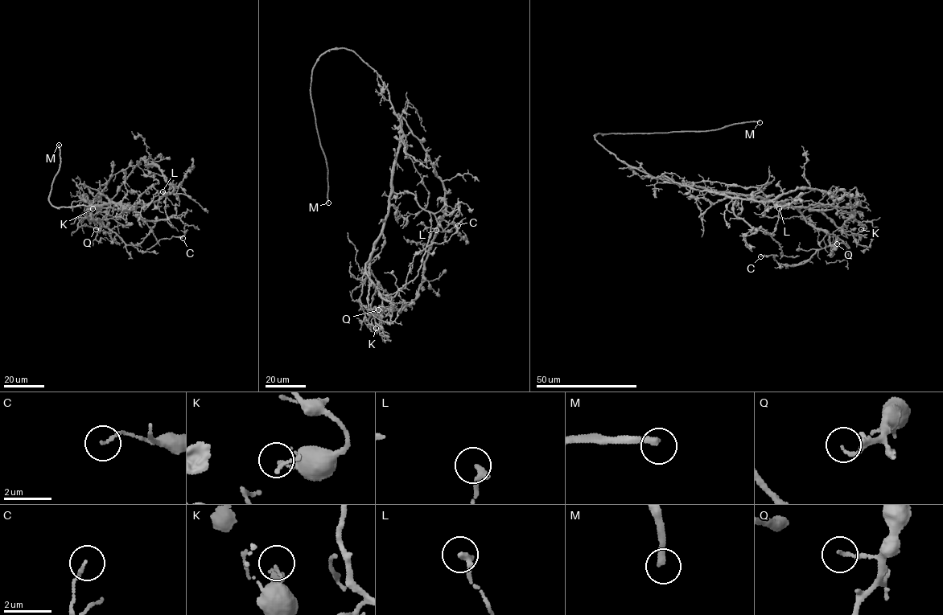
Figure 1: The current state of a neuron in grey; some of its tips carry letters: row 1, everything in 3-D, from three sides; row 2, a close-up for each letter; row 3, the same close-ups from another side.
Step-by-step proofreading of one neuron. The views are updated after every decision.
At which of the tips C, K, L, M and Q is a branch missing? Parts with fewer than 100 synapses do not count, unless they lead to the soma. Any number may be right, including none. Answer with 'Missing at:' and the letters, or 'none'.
Missing at: M

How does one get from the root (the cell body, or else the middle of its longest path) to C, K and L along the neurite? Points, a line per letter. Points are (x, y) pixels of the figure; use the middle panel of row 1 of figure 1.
C: (401, 125), (388, 216), (366, 264), (382, 298), (391, 300), (413, 279), (426, 247), (446, 241), (458, 225)
K: (401, 125), (400, 116), (442, 182), (445, 211), (418, 293), (401, 311), (384, 308), (371, 319), (376, 328)
L: (401, 125), (392, 190), (397, 193), (412, 193), (422, 207), (434, 215), (442, 229), (451, 230), (436, 230)

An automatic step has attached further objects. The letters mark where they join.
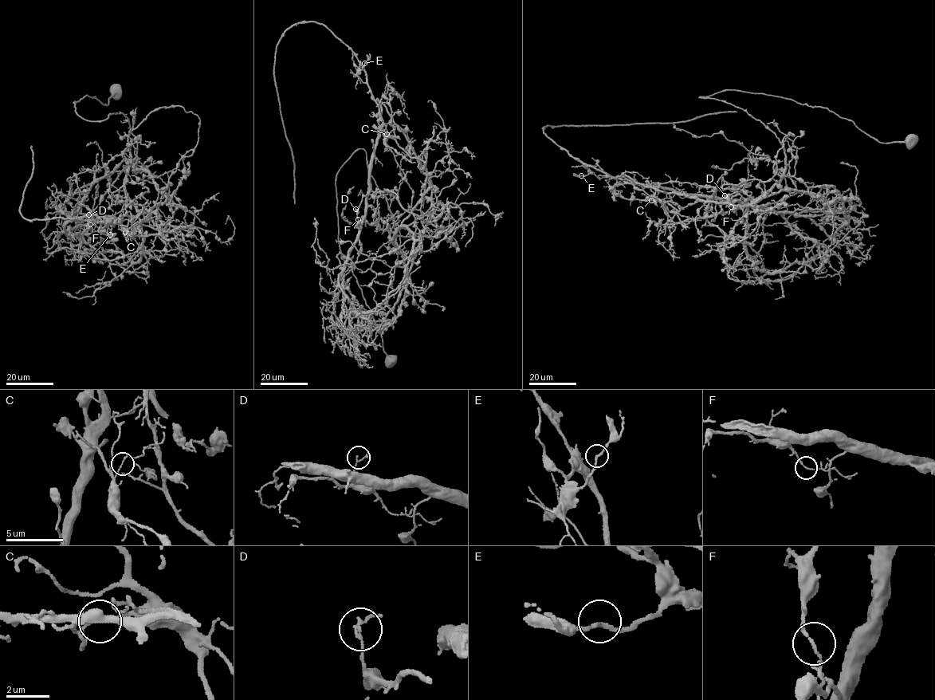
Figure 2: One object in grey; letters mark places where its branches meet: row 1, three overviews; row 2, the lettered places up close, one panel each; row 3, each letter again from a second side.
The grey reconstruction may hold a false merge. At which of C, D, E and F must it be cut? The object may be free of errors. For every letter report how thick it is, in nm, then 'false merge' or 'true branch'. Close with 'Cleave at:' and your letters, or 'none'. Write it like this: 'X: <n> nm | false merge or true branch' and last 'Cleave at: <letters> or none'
C: 100 nm | false merge
D: 100 nm | true branch
E: 180 nm | true branch
F: 120 nm | true branch
Cleave at: C

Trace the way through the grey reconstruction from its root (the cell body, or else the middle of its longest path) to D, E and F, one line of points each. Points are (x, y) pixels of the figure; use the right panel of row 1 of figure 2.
D: (911, 141), (779, 96), (699, 96), (744, 110), (784, 151), (783, 178), (756, 199), (724, 195)
E: (911, 141), (723, 90), (699, 97), (744, 110), (784, 151), (783, 178), (756, 199), (581, 175)
F: (911, 141), (779, 96), (699, 96), (744, 110), (784, 151), (783, 178), (731, 206)

